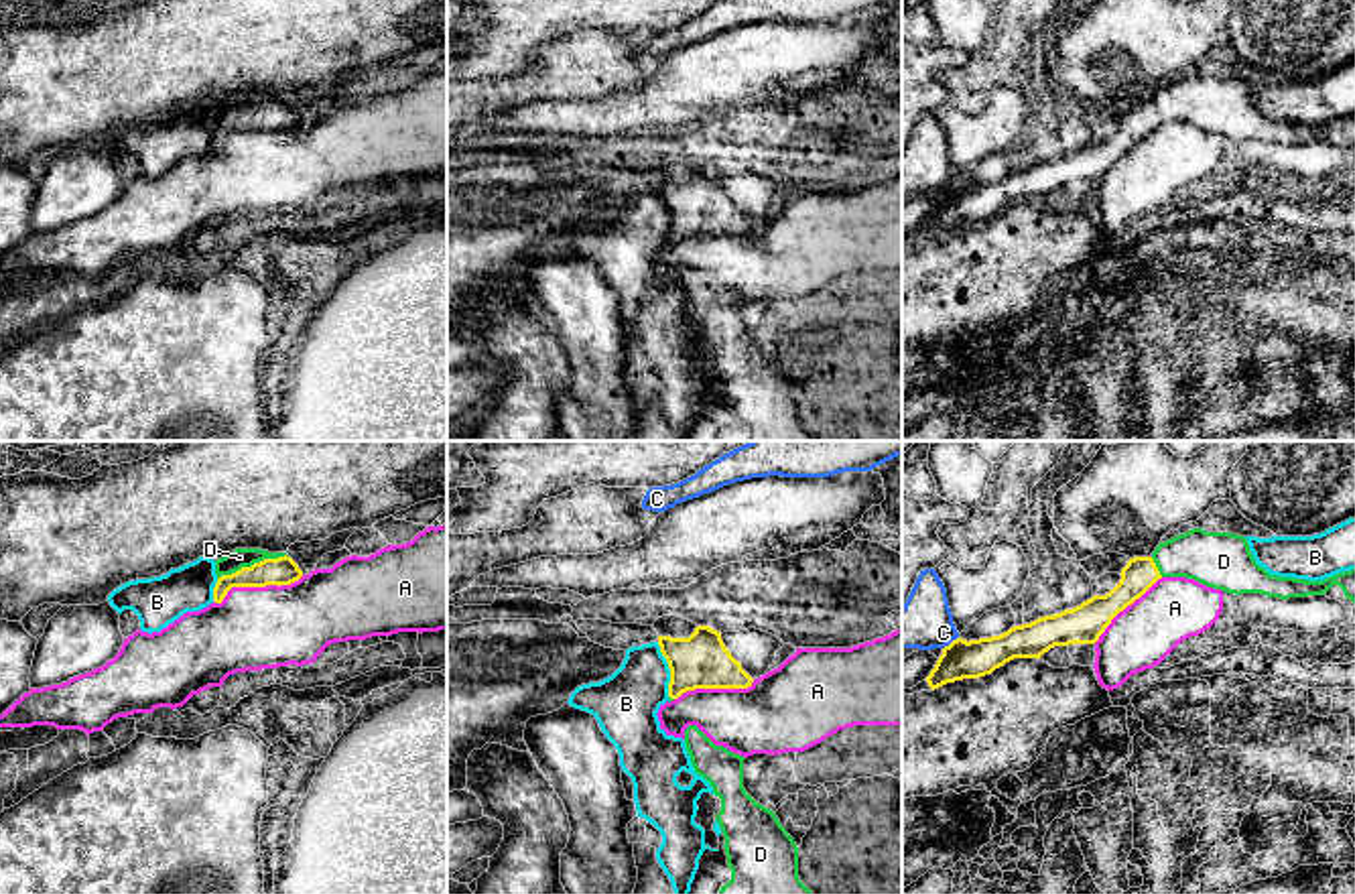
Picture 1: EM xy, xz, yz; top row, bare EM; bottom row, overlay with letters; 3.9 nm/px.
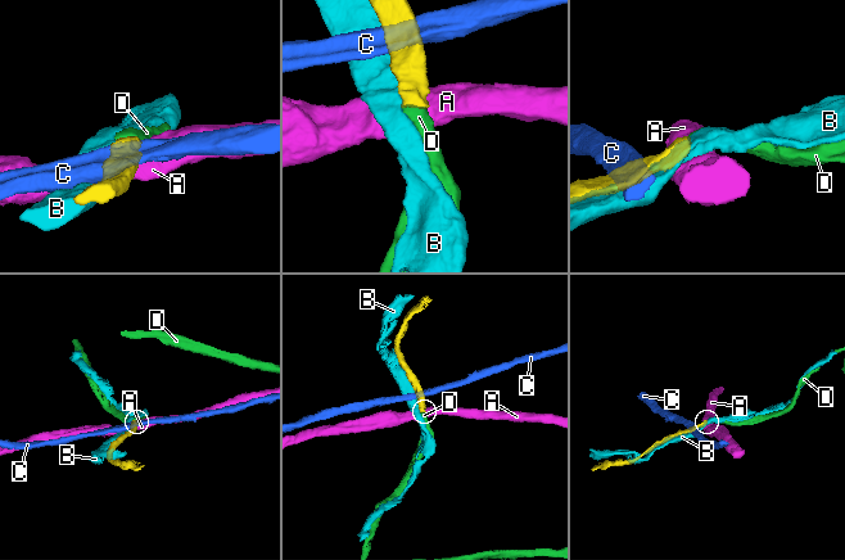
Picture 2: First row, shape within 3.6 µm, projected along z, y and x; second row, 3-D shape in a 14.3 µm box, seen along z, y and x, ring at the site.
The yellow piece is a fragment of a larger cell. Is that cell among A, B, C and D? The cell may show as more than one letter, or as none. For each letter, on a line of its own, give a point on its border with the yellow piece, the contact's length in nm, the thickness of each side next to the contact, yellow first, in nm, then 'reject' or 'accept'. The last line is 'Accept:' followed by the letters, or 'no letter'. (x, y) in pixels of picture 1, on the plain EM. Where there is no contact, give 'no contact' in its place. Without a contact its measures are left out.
A: xy (256, 131) | 380 nm | 110/320 nm | reject
B: xz (671, 216) | 240 nm | 220/260 nm | reject
C: yz (951, 187) | 80 nm | 150/220 nm | reject
D: xy (254, 108) | 300 nm | 110/80 nm | accept
Accept: D

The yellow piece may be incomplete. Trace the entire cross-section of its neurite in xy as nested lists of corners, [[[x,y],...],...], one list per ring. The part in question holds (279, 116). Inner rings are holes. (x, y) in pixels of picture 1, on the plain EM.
[[[236,93],[215,106],[215,120],[213,146],[221,148],[232,132],[291,130],[303,116],[286,98]]]

